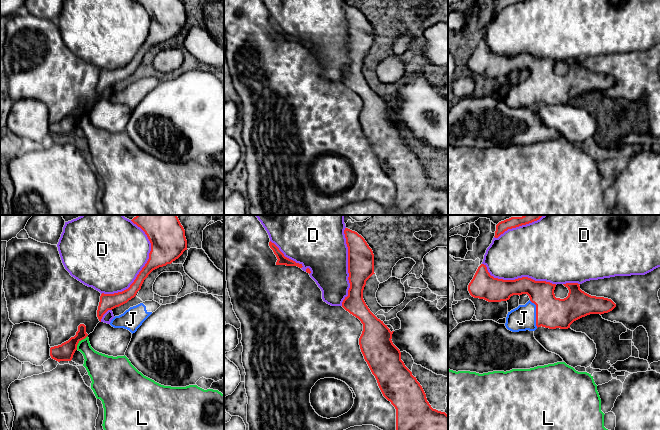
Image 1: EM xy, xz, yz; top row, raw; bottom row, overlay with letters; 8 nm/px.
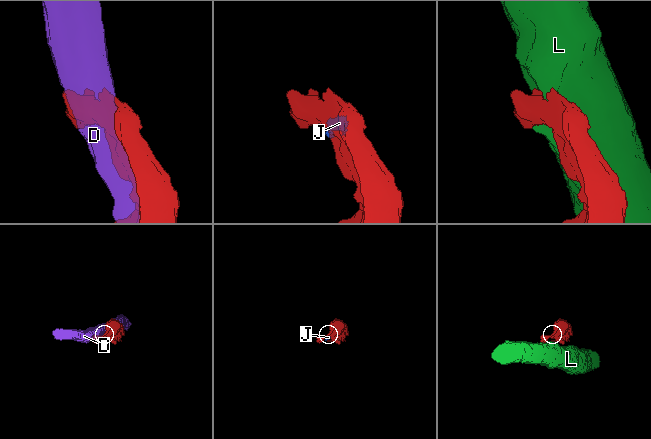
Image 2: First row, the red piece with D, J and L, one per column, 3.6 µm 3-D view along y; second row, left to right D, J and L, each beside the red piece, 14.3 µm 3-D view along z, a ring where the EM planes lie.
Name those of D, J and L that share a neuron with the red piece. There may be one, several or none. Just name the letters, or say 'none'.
J

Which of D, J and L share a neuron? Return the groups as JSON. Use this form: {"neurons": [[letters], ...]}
{"neurons": [["D"], ["J"], ["L"]]}

